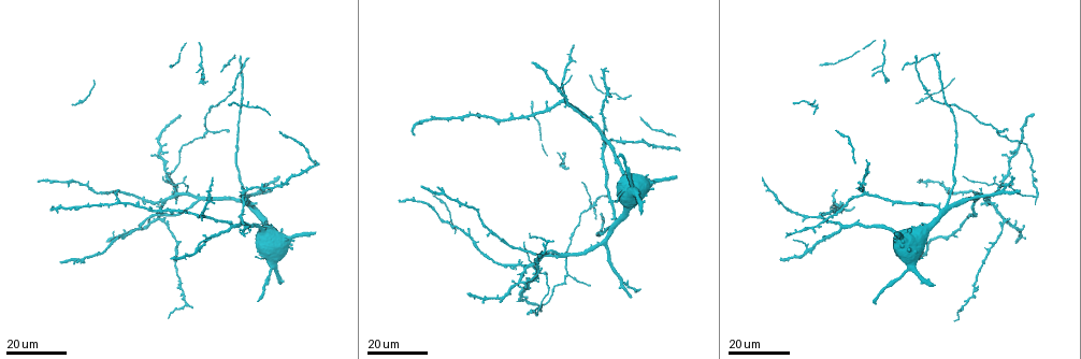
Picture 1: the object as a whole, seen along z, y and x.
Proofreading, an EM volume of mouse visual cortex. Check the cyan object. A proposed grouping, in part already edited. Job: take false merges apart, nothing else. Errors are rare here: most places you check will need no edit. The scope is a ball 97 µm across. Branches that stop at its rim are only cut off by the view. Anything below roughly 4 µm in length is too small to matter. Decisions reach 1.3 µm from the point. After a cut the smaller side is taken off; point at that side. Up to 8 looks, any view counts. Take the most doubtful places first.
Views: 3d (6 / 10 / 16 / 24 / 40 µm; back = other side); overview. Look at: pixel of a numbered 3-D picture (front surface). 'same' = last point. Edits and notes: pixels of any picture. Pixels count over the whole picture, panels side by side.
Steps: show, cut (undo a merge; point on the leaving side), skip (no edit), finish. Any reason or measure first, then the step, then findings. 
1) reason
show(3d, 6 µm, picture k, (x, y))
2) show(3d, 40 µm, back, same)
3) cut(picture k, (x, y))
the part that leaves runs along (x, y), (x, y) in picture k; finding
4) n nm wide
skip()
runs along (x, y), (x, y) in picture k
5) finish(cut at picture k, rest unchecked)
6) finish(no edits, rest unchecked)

show(3d, 16 µm, picture 1, (196, 248))

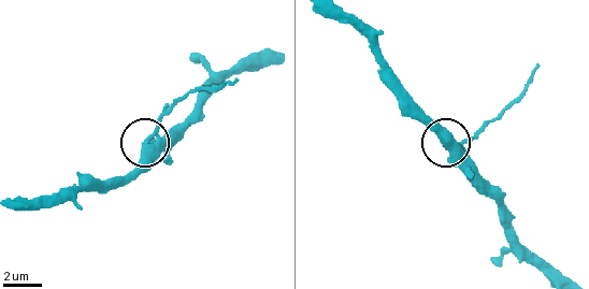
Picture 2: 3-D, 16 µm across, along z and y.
show(3d, 6 µm, picture 2, (155, 131))

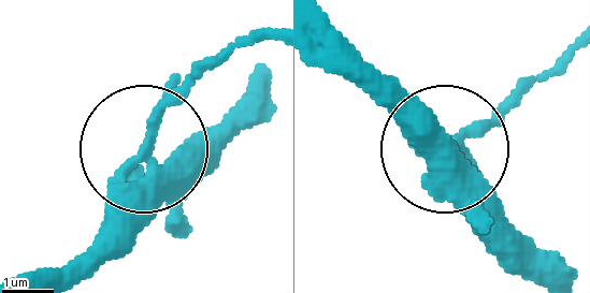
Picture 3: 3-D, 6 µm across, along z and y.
skip()
all the same neuron

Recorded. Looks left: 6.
four arms meet
show(3d, 16 µm, picture 1, (242, 191))

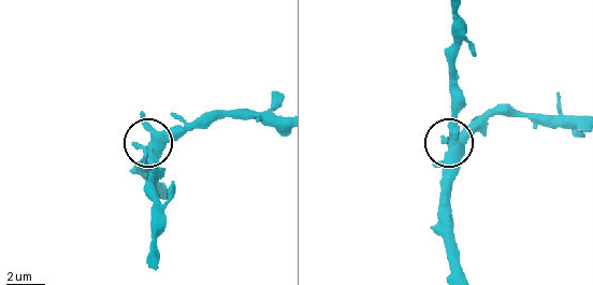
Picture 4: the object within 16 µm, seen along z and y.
closer look
show(3d, 6 µm, picture 4, (155, 147))

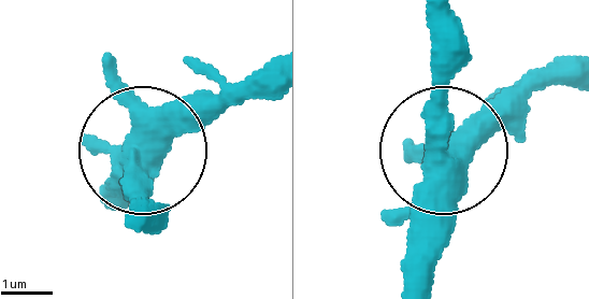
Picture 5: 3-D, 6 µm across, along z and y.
show(3d, 6 µm, back, picture 5, (140, 151))

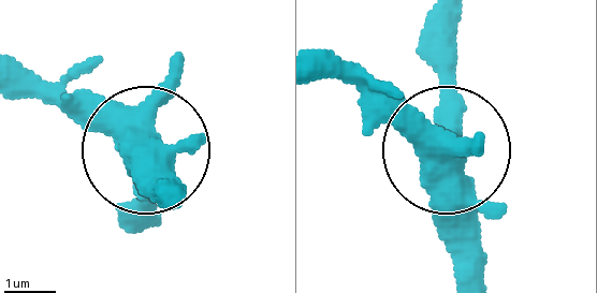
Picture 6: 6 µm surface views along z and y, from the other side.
skip()
runs along (463, 272), (451, 45) in picture 6; all the same neuron

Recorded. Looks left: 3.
show(3d, 24 µm, picture 1, (928, 178))

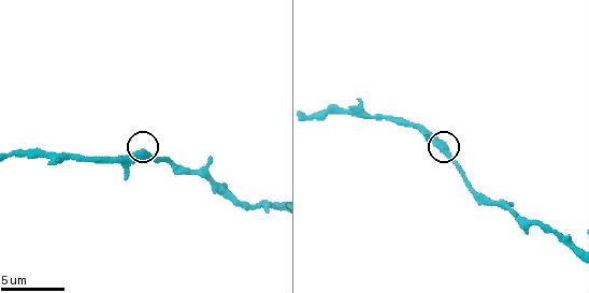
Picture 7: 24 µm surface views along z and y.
show(3d, 10 µm, picture 7, (440, 140))

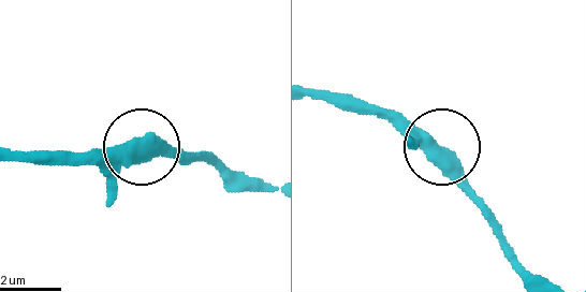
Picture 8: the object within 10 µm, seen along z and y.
skip()
runs along (245, 187), (211, 158), (136, 143), (70, 150) in picture 8; one neuron here

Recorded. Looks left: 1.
finish(no edits, rest unchecked)

